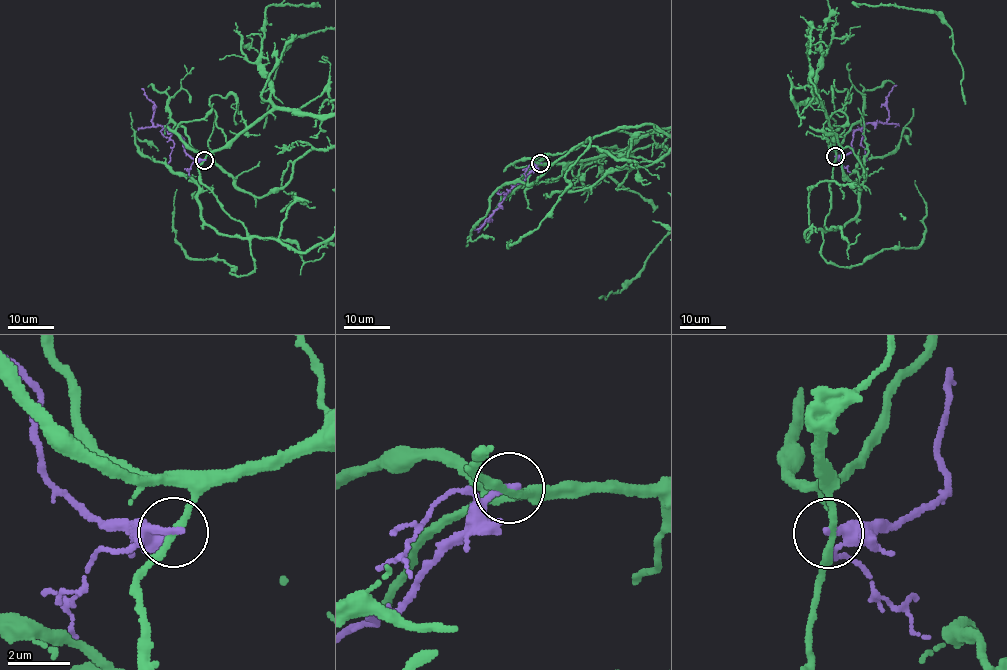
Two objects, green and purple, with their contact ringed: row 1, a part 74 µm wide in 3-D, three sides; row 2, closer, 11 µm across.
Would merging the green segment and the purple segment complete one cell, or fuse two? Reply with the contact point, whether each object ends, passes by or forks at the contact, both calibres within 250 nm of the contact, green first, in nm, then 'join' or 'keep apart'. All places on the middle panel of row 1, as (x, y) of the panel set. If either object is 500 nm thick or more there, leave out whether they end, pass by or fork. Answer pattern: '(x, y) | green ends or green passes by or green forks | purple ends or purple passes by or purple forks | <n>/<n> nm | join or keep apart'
(540, 163) | green passes by | purple ends | 220/240 nm | keep apart

